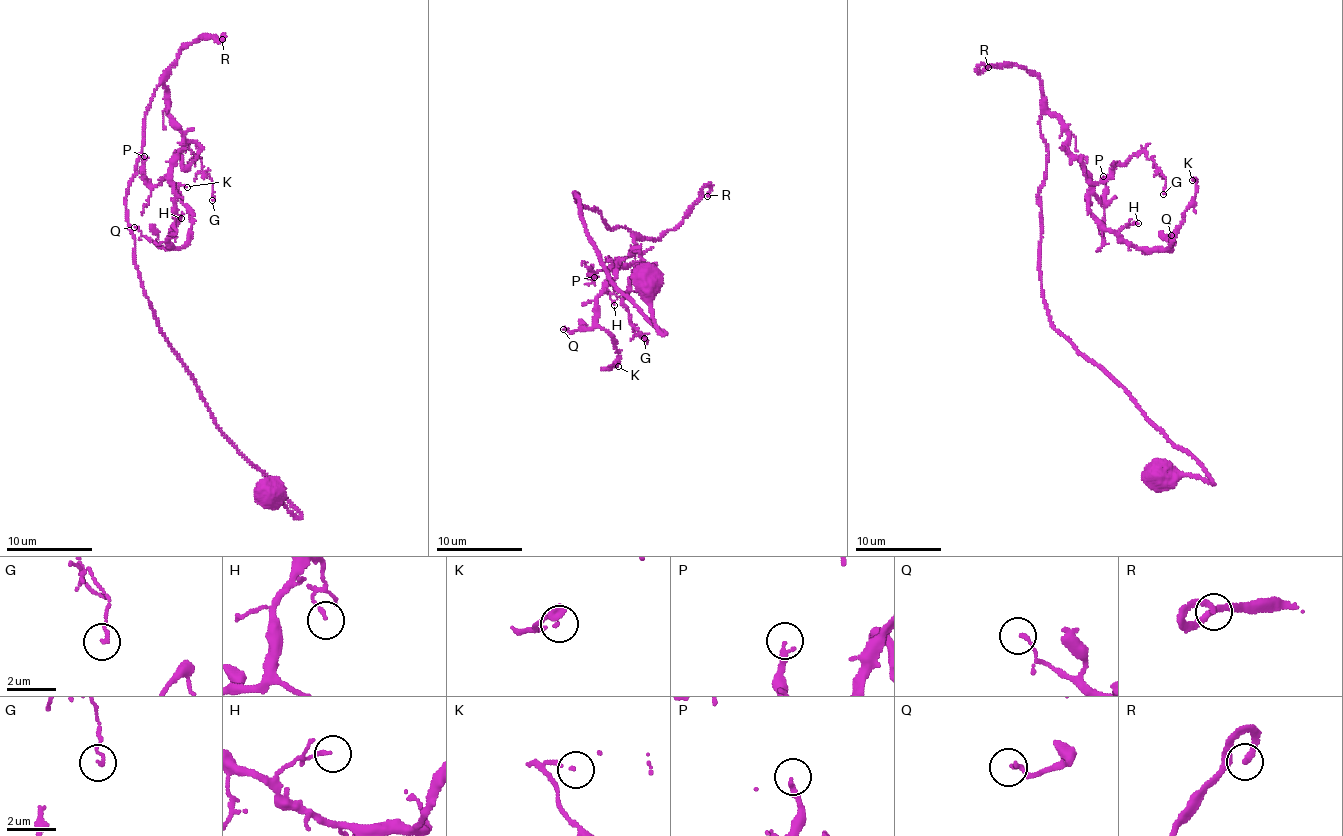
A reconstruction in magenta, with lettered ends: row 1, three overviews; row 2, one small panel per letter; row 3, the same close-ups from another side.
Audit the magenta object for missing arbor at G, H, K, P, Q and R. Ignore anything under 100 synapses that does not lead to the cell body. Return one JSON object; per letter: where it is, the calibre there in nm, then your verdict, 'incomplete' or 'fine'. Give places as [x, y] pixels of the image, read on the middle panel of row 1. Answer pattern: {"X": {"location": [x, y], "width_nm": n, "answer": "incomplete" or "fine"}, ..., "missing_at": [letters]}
{"G": {"location": [644, 338], "width_nm": 110, "answer": "fine"}, "H": {"location": [614, 305], "width_nm": 120, "answer": "fine"}, "K": {"location": [618, 366], "width_nm": 100, "answer": "fine"}, "P": {"location": [594, 277], "width_nm": 220, "answer": "fine"}, "Q": {"location": [563, 329], "width_nm": 120, "answer": "fine"}, "R": {"location": [707, 196], "width_nm": 240, "answer": "incomplete"}, "missing_at": ["R"]}

